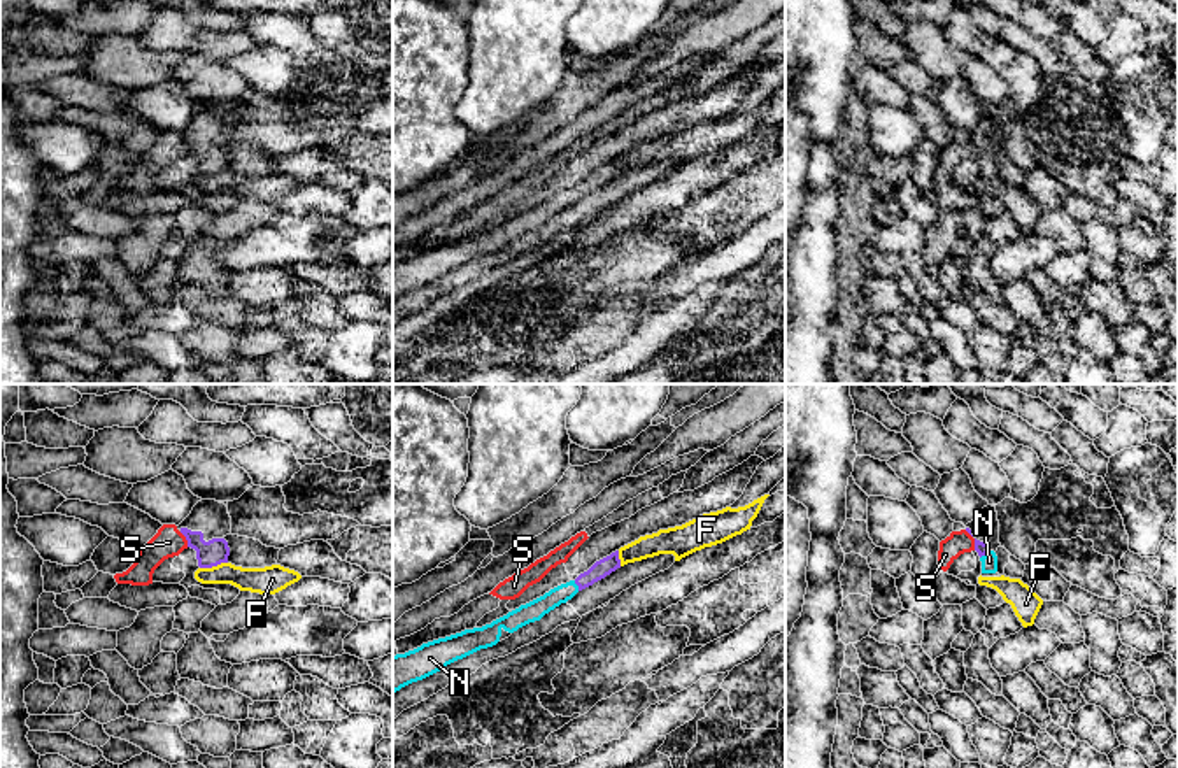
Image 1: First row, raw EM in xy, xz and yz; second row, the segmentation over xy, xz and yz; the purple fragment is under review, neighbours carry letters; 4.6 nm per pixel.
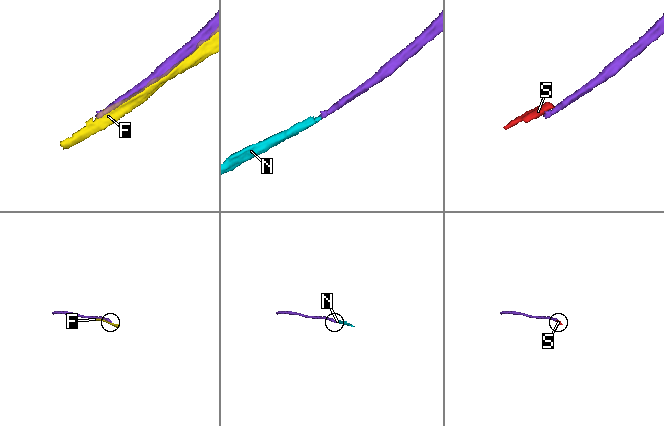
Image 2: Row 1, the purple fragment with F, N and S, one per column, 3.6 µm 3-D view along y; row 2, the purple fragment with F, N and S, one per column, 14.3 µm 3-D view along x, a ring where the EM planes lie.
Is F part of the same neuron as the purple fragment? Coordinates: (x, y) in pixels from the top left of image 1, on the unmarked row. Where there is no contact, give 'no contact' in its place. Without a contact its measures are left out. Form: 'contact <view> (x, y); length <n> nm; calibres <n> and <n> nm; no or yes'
contact xy (212, 172); length 130 nm; calibres 120 and 120 nm; no

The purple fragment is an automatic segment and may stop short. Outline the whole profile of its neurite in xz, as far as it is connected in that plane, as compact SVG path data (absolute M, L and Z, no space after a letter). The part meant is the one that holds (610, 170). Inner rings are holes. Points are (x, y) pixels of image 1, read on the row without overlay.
M619 158L596 168L575 188L550 196L543 203L521 212L491 231L465 237L461 240L422 251L421 254L405 261L393 263L393 302L412 289L440 279L458 267L463 267L480 256L496 252L503 237L514 240L529 230L540 228L545 221L571 207L578 198L605 186L617 175L621 175Z

